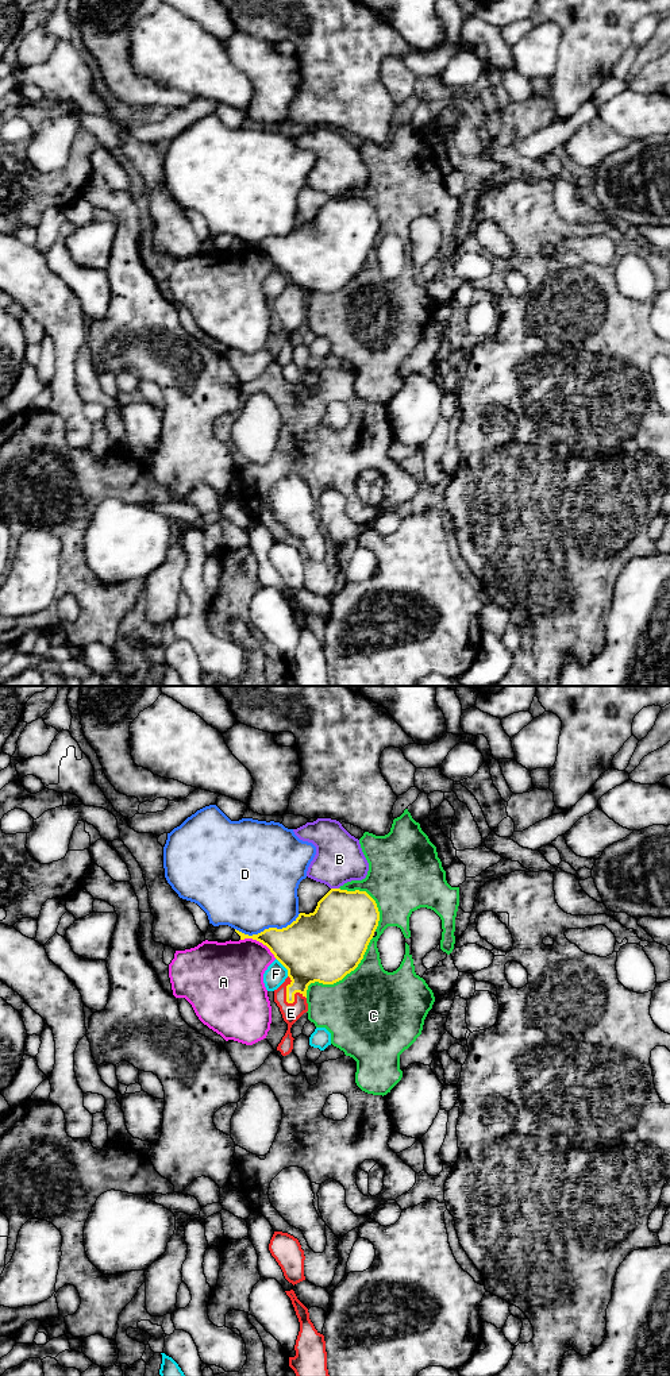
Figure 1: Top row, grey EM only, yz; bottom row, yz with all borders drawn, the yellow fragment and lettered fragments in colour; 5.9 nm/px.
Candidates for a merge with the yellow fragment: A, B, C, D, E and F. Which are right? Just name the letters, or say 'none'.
E

